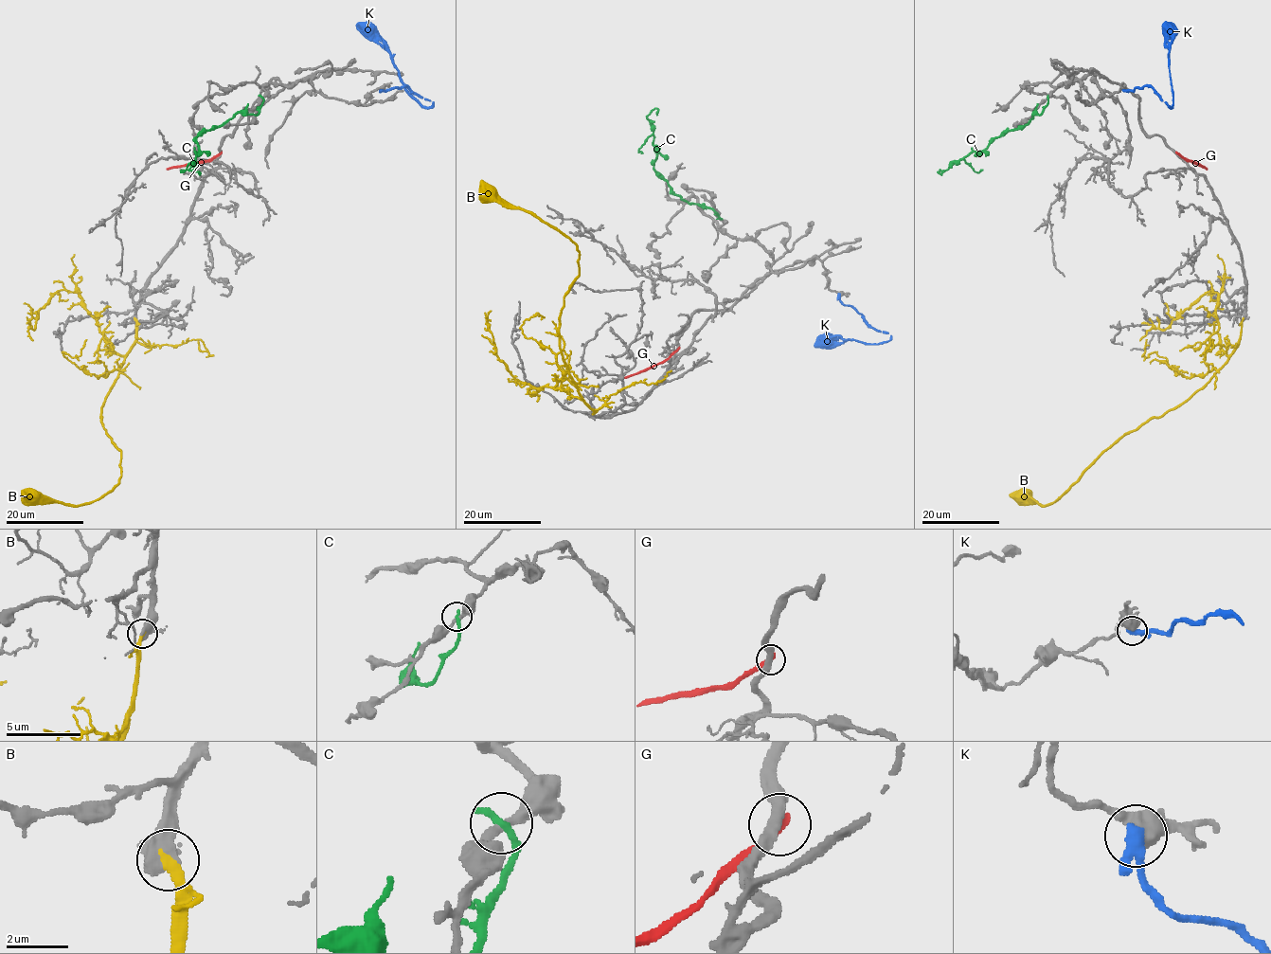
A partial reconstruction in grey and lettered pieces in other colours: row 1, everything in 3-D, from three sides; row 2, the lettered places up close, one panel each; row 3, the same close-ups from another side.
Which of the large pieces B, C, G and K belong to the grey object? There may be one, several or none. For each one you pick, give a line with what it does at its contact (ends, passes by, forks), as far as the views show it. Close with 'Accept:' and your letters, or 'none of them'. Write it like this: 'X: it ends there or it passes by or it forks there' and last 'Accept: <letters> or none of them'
B: it ends there
Accept: B

